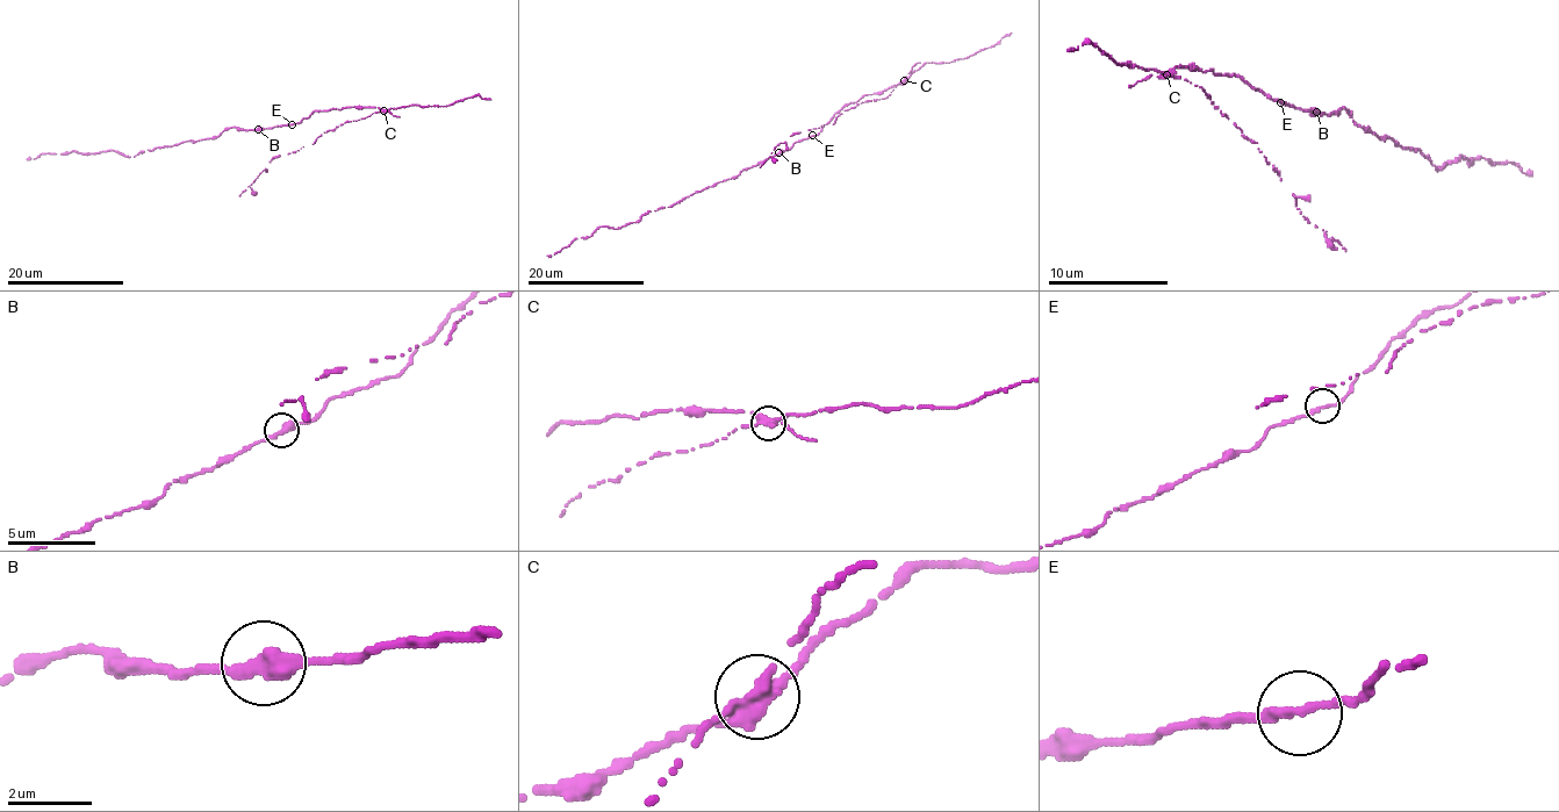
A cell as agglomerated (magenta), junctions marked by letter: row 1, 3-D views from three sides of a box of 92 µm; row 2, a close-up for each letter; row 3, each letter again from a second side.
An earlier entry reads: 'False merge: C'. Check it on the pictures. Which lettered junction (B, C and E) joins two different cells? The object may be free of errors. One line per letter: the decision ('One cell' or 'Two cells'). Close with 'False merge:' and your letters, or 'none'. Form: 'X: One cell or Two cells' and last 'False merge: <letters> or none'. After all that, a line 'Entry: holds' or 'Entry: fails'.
B: One cell
C: Two cells
E: One cell
False merge: C
Entry: holds

